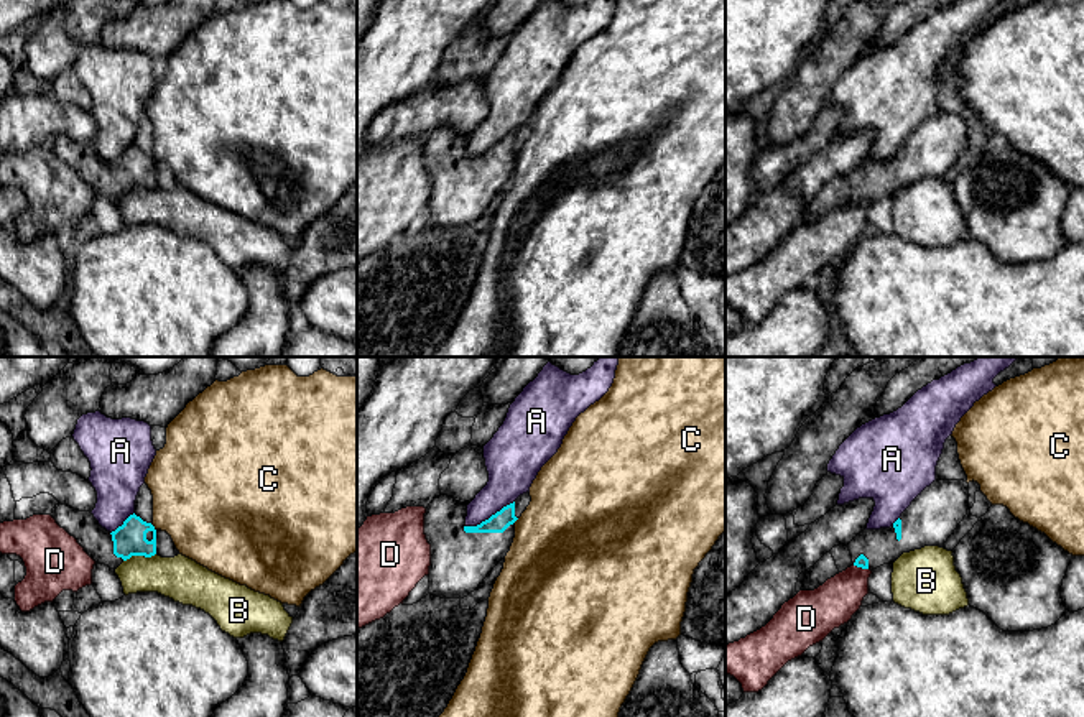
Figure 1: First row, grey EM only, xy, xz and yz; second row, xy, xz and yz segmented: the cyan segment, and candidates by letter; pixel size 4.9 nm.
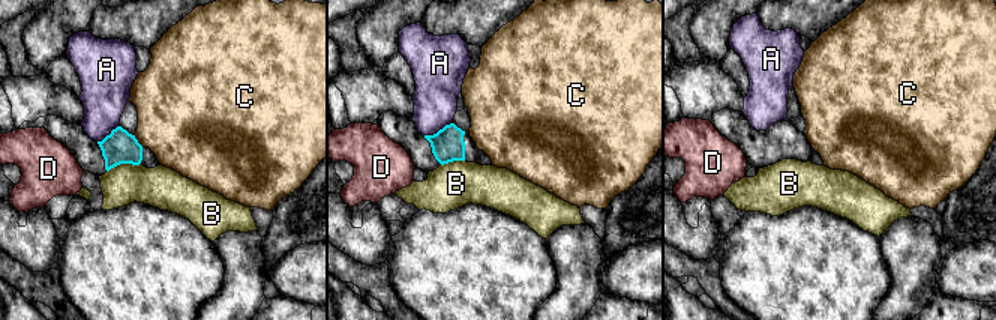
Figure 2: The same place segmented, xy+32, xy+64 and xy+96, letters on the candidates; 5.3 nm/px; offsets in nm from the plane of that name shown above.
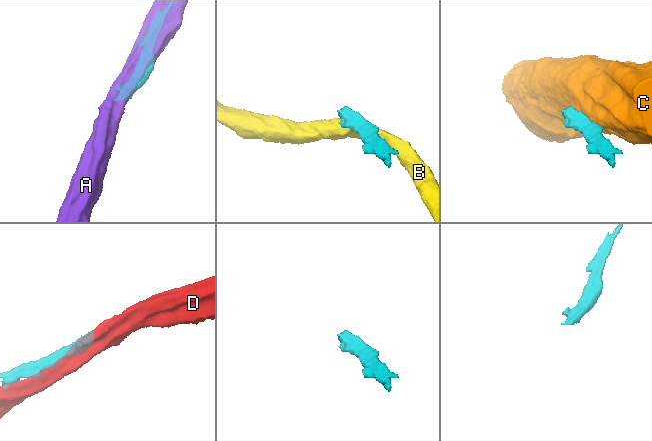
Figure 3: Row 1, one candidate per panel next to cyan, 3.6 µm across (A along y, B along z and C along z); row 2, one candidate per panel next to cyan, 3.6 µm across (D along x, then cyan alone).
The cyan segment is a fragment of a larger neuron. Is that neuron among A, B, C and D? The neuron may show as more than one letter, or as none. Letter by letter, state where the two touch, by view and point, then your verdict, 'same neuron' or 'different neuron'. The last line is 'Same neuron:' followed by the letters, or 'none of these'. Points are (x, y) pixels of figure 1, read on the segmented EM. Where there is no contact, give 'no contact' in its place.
A: contact xz (491, 517); different neuron
B: contact xy (138, 555); different neuron
C: contact xy (153, 527); different neuron
D: contact yz (861, 566); different neuron
Same neuron: none of these

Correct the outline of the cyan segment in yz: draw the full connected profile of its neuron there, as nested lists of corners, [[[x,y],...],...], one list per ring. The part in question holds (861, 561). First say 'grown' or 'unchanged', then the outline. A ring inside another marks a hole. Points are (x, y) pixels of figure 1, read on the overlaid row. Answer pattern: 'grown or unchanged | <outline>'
grown | [[[934,480],[890,526],[864,530],[849,544],[852,562],[862,569],[893,564],[903,553],[943,548],[969,510],[969,483]]]

